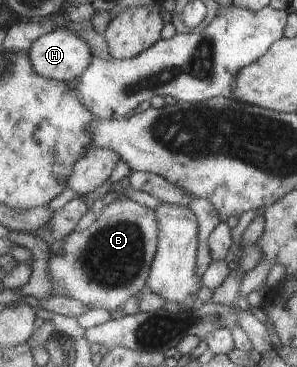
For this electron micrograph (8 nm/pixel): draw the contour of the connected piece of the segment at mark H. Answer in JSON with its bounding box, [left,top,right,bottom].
[28,28,91,83]

